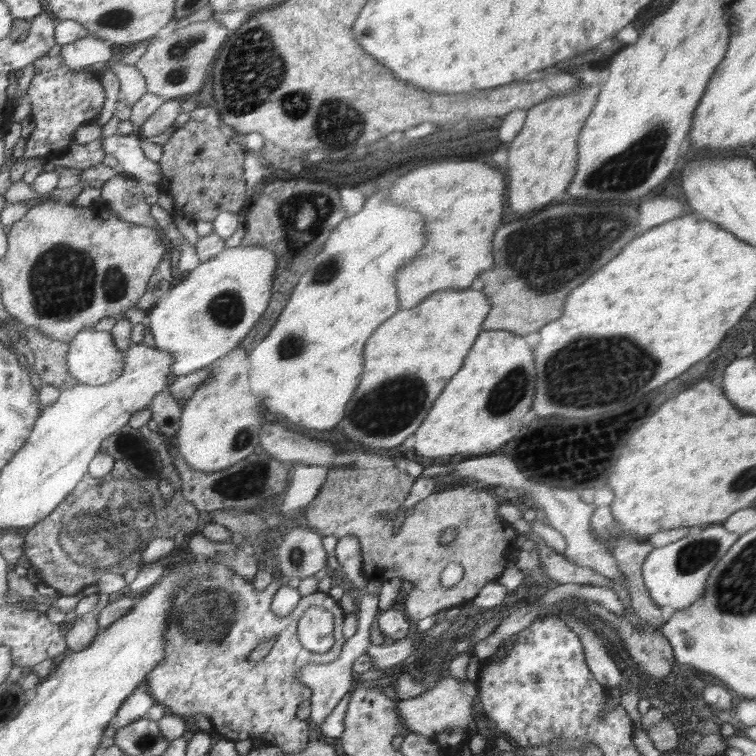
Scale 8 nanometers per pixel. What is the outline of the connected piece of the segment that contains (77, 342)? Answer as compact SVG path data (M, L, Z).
M97 327L82 331L71 342L68 360L71 373L92 386L114 382L127 365L126 351L118 346L112 332L101 332Z

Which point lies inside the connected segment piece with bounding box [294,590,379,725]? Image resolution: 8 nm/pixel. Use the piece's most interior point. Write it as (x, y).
(329, 683)

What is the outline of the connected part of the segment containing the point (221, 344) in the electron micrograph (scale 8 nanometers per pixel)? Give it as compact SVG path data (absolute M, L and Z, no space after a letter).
M262 246L225 247L218 256L203 262L165 298L148 313L147 323L154 335L158 348L174 353L176 364L173 372L178 377L186 377L197 370L207 369L219 358L226 356L231 350L240 346L246 334L262 318L272 296L276 258L272 250L264 250Z

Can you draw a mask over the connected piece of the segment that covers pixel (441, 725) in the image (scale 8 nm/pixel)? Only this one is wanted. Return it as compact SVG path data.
M449 674L449 677L435 682L434 688L428 688L428 691L420 697L410 700L396 699L396 709L401 716L401 722L404 722L404 727L408 727L412 733L433 739L438 732L442 732L446 728L460 728L460 730L466 730L466 736L471 739L479 733L478 726L471 717L472 703L476 697L476 684L472 684L468 680L454 679Z

